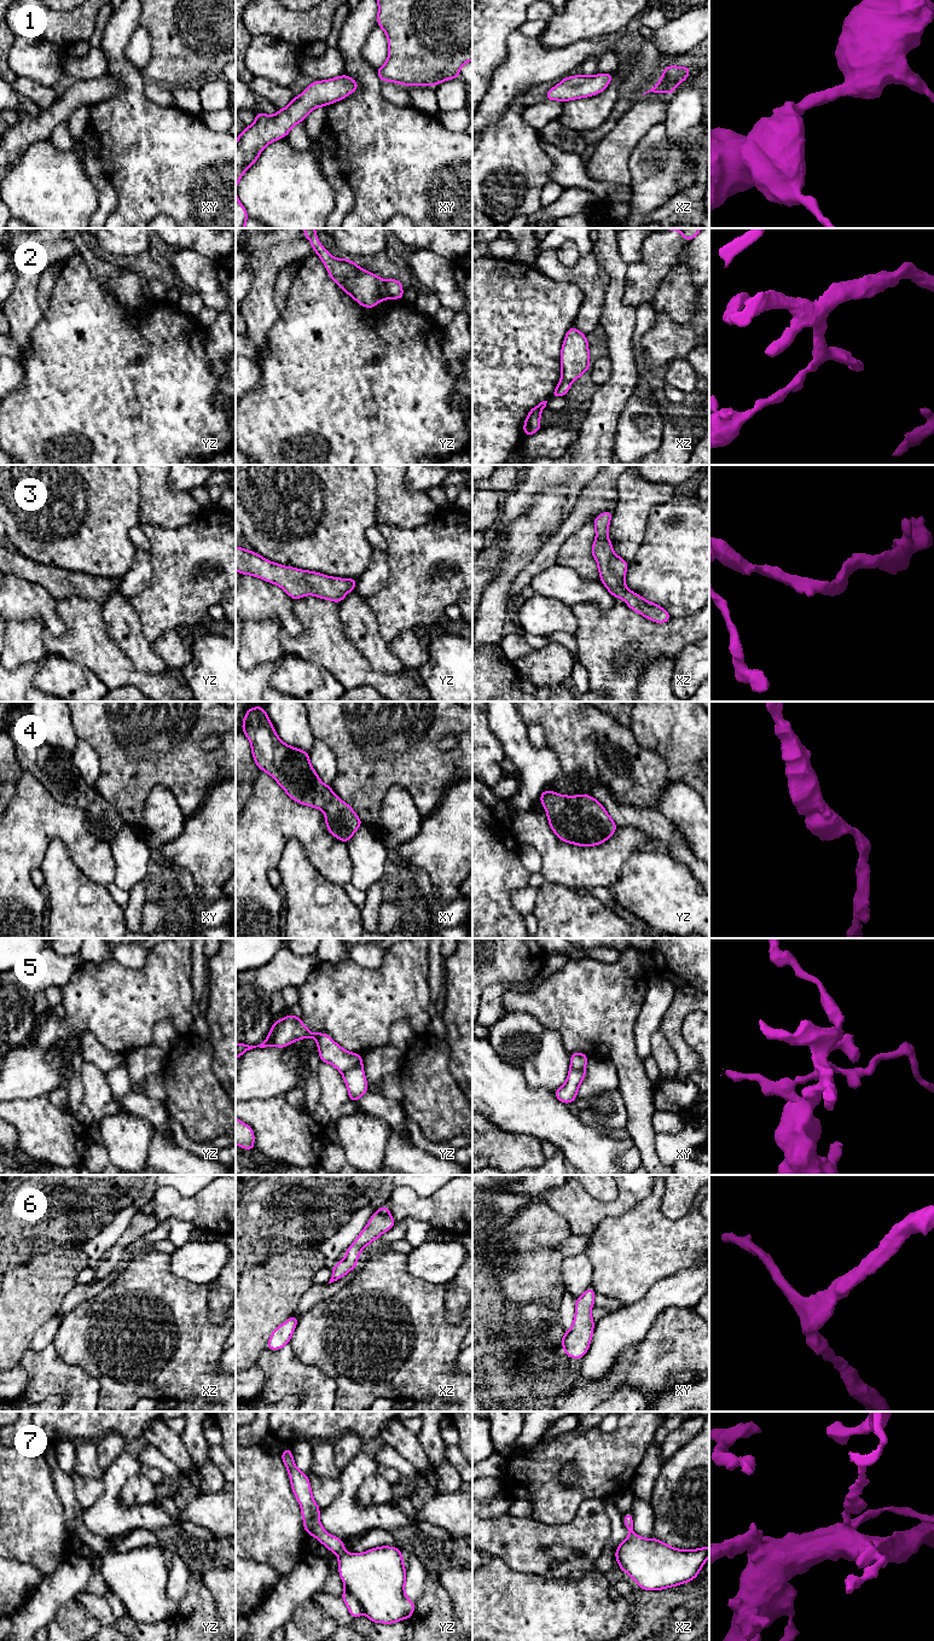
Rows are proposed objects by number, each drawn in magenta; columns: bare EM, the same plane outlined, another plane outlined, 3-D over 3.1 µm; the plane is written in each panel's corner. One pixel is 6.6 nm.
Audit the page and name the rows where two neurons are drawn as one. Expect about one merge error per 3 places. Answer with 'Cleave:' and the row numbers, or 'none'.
Cleave: 2, 5

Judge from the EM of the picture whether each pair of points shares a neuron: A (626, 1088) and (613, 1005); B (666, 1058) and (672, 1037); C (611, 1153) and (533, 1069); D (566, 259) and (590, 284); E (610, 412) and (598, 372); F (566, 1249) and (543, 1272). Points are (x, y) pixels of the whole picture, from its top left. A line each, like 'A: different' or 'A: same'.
A: same
B: different
C: different
D: different
E: different
F: different

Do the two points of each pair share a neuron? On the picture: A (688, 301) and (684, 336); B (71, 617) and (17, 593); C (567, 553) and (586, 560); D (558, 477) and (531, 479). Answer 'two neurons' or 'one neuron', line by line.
A: two neurons
B: two neurons
C: one neuron
D: one neuron

